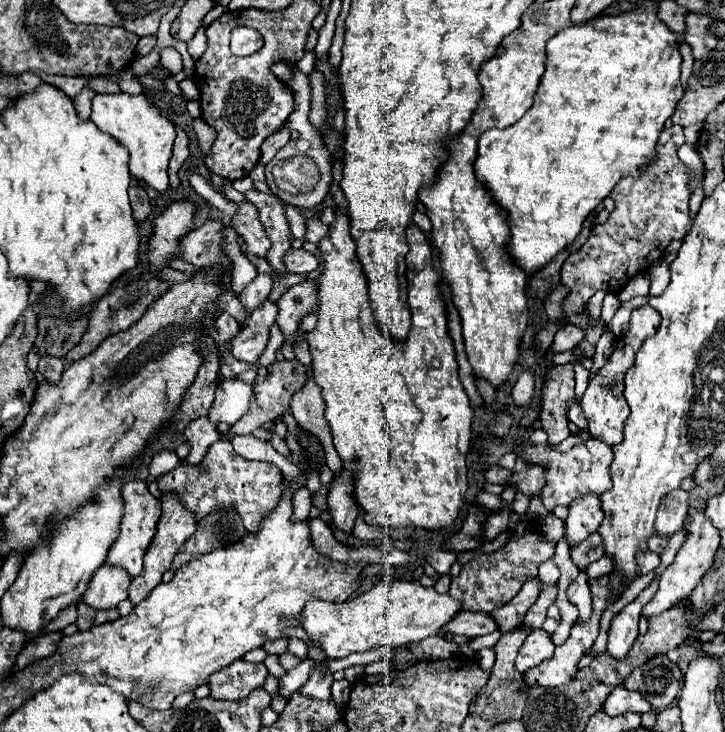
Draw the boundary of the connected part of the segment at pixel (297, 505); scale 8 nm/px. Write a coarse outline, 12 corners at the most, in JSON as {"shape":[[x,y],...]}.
{"shape":[[298,488],[292,496],[292,520],[308,520],[312,508],[308,488]]}

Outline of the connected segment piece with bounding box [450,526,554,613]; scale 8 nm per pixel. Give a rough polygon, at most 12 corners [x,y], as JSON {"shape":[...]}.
{"shape":[[528,528],[502,550],[472,558],[450,596],[468,612],[510,602],[554,554]]}

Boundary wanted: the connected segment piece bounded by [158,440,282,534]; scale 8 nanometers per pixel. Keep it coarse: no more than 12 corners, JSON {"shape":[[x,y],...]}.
{"shape":[[228,440],[160,476],[196,522],[234,508],[256,534],[280,500],[272,462]]}

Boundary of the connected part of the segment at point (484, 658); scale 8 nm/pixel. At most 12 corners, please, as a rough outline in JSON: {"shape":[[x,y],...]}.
{"shape":[[493,648],[477,653],[481,668],[491,670],[496,656]]}

